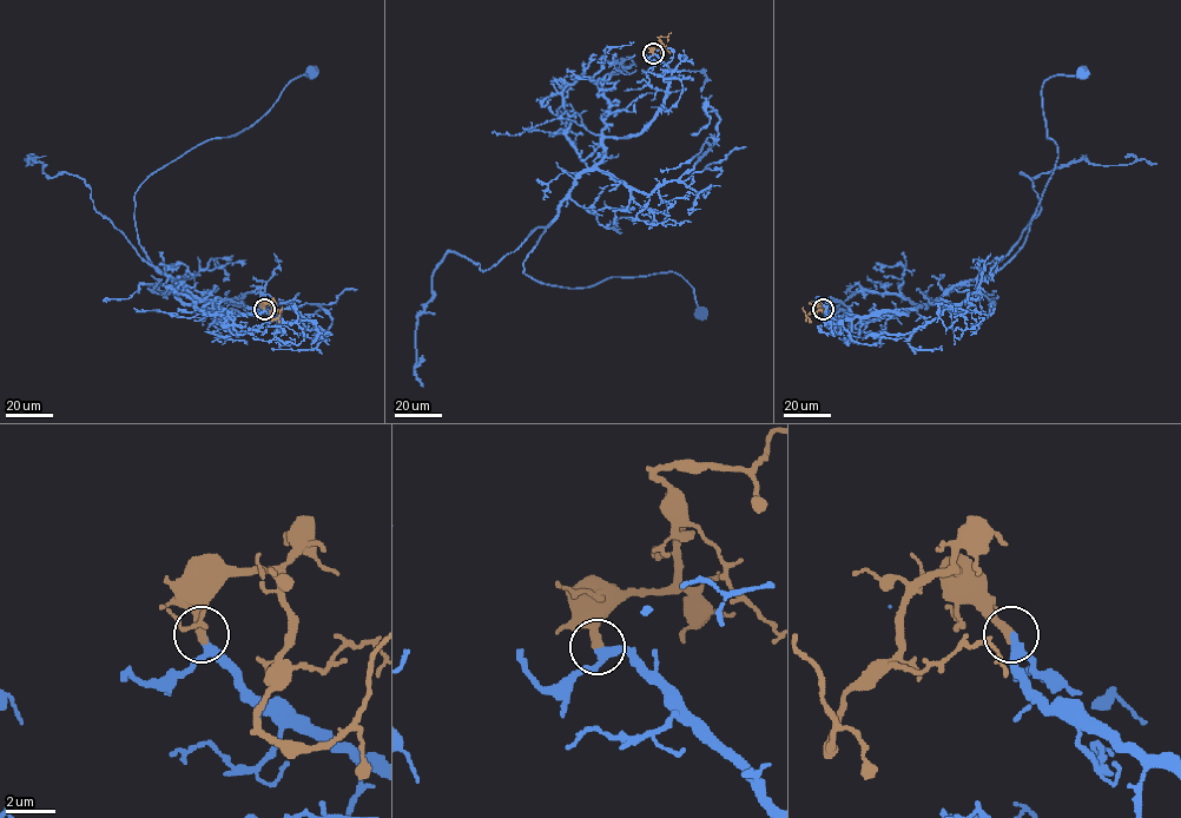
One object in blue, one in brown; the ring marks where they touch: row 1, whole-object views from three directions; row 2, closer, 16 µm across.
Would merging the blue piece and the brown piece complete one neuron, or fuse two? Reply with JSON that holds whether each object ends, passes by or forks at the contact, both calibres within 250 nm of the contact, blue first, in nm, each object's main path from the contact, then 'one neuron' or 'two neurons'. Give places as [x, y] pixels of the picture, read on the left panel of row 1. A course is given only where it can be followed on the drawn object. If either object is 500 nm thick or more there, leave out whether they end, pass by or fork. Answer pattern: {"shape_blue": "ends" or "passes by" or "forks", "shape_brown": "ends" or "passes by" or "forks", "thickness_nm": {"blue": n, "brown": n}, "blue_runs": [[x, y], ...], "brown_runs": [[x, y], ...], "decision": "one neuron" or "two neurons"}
{"shape_blue": "passes by", "shape_brown": "ends", "thickness_nm": {"blue": 260, "brown": 380}, "blue_runs": [[263, 309], [282, 321], [216, 310], [160, 274], [139, 243], [134, 192], [197, 146], [249, 129], [312, 72]], "brown_runs": [[263, 309], [271, 303], [269, 317], [275, 320], [282, 308]], "decision": "one neuron"}

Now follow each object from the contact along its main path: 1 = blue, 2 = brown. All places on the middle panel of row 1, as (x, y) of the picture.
1: (652, 53), (671, 71), (662, 107), (640, 132), (605, 138), (523, 272), (569, 288), (675, 272), (701, 314)
2: (652, 53), (660, 46), (658, 37), (671, 33)

